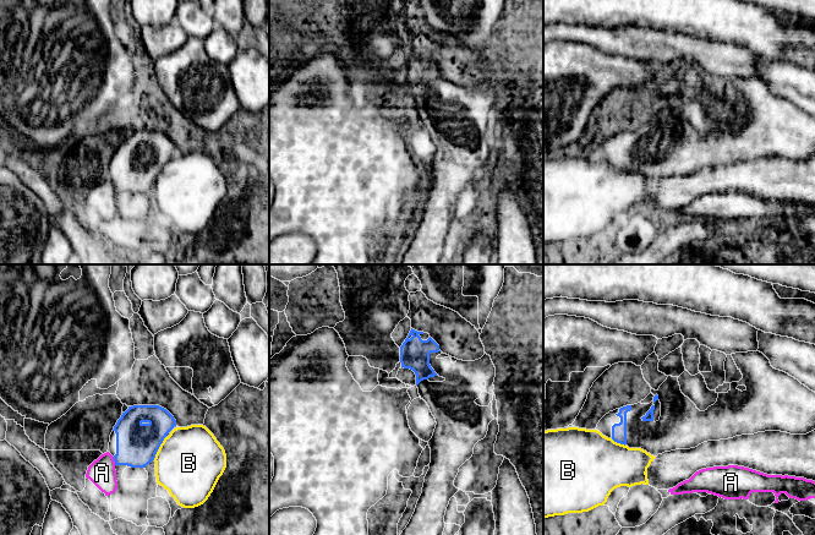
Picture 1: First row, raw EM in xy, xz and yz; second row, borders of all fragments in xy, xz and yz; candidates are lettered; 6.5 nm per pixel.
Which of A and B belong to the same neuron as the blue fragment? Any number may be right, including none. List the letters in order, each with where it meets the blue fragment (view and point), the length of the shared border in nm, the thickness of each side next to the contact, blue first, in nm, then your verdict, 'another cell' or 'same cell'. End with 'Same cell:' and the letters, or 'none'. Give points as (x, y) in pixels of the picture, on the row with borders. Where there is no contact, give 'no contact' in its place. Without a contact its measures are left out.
A: xy (114, 460) | 60 nm | 280/180 nm | another cell
B: xy (158, 448) | 180 nm | 280/440 nm | another cell
Same cell: none

